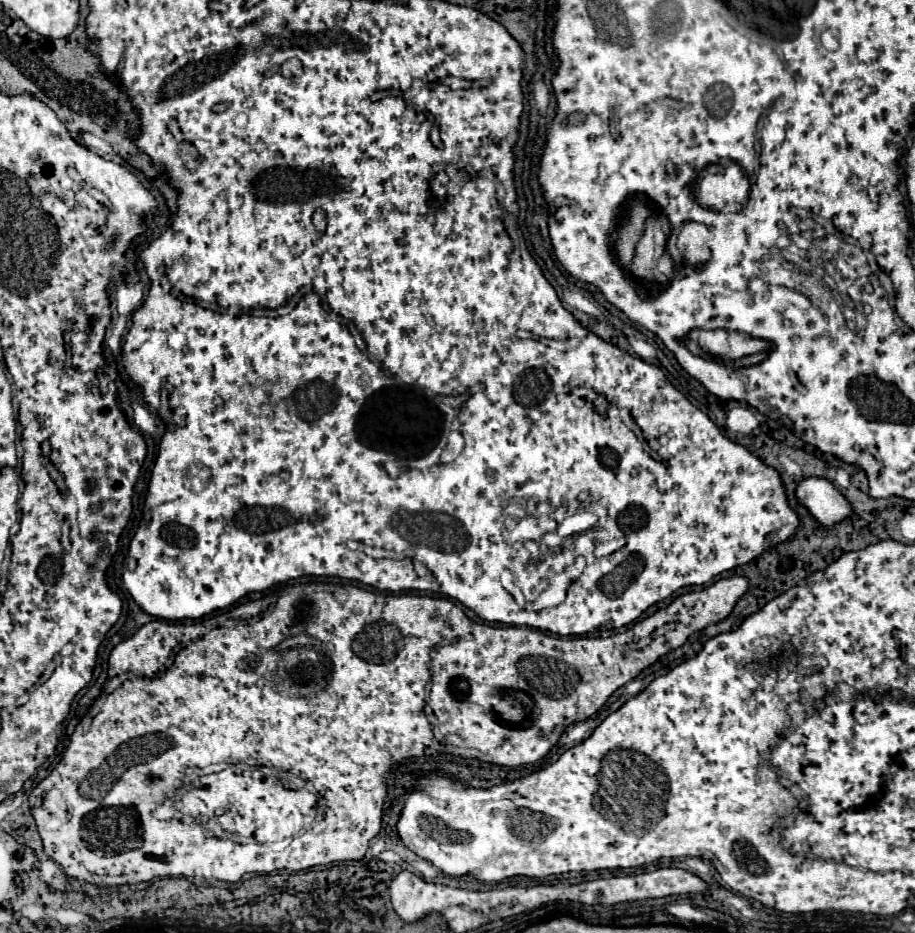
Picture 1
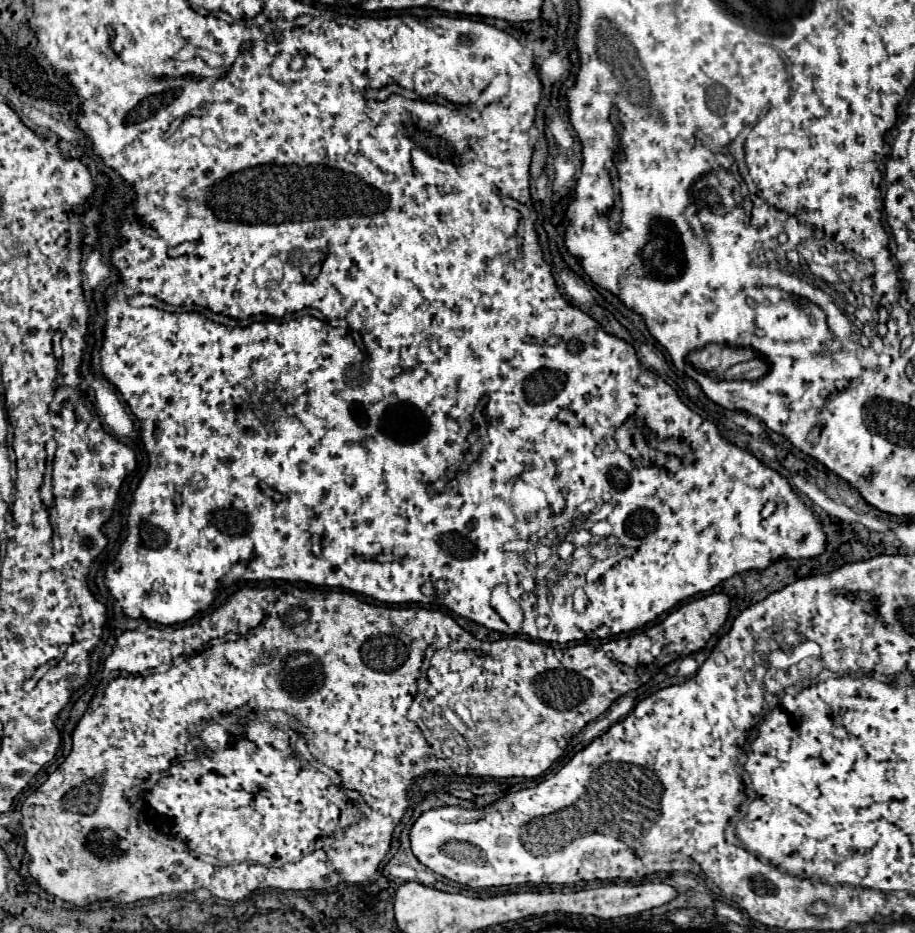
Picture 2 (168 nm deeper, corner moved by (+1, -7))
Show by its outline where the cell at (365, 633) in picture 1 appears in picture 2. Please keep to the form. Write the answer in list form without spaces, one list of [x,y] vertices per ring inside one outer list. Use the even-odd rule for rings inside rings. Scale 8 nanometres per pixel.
[[[243,587],[243,589],[239,589],[235,595],[231,595],[225,605],[221,605],[219,609],[215,609],[213,613],[205,615],[201,621],[195,621],[195,623],[191,623],[191,625],[181,625],[181,627],[147,627],[145,631],[125,631],[123,635],[117,637],[117,643],[115,643],[113,653],[105,659],[103,679],[101,679],[101,683],[97,685],[97,691],[95,691],[95,695],[93,695],[93,699],[91,699],[91,703],[89,703],[89,709],[85,711],[83,719],[77,723],[77,727],[75,727],[75,731],[73,731],[73,749],[71,749],[69,757],[63,761],[61,767],[57,767],[57,769],[49,775],[49,779],[47,779],[37,791],[33,791],[33,793],[25,799],[25,803],[23,803],[23,807],[21,807],[21,813],[23,813],[23,829],[25,829],[25,839],[27,839],[27,841],[25,841],[25,849],[27,849],[27,853],[31,855],[29,871],[31,871],[31,875],[37,879],[37,883],[39,883],[49,895],[55,895],[55,897],[59,897],[59,899],[63,899],[63,901],[69,901],[69,903],[73,903],[73,905],[89,905],[89,903],[95,901],[95,897],[97,897],[97,899],[111,899],[111,901],[115,901],[115,903],[135,903],[137,899],[149,899],[149,897],[159,897],[159,895],[167,895],[167,893],[181,893],[181,891],[195,891],[195,889],[199,889],[199,887],[211,889],[213,895],[217,895],[217,897],[221,897],[221,899],[241,901],[241,899],[245,899],[249,893],[253,893],[255,889],[265,889],[265,887],[271,887],[271,889],[301,889],[301,891],[305,891],[305,889],[325,889],[325,887],[329,887],[329,885],[337,885],[339,881],[363,883],[365,879],[369,879],[369,877],[377,871],[381,859],[383,859],[385,853],[389,851],[391,833],[393,833],[393,829],[397,827],[399,819],[403,817],[403,813],[405,813],[405,809],[407,809],[407,789],[409,789],[409,785],[413,783],[413,779],[417,779],[419,775],[425,775],[425,773],[429,772],[461,776],[469,773],[469,775],[479,775],[479,777],[539,777],[539,775],[541,775],[545,769],[549,769],[549,765],[565,751],[565,747],[567,747],[567,743],[569,743],[569,739],[571,739],[573,735],[577,735],[589,721],[597,719],[619,695],[625,695],[625,693],[629,693],[629,691],[641,687],[641,685],[645,683],[645,677],[647,677],[647,681],[649,681],[649,677],[653,677],[653,675],[659,671],[659,667],[657,667],[657,657],[659,657],[659,653],[661,653],[661,667],[663,667],[663,665],[667,665],[667,663],[671,663],[671,661],[675,661],[675,659],[681,659],[681,657],[685,657],[685,655],[691,655],[691,653],[699,651],[699,649],[709,641],[709,637],[711,637],[713,633],[717,633],[717,631],[723,627],[723,623],[727,621],[729,603],[731,603],[731,601],[729,601],[729,597],[727,597],[725,593],[711,593],[711,595],[705,595],[705,597],[701,597],[701,599],[693,599],[693,601],[689,601],[689,603],[677,607],[673,613],[667,615],[665,621],[661,621],[661,623],[657,623],[657,625],[653,625],[653,627],[647,627],[643,633],[637,633],[637,635],[631,635],[631,637],[625,637],[625,639],[613,639],[613,641],[609,641],[609,643],[605,643],[605,645],[599,645],[599,647],[591,647],[591,645],[579,643],[579,645],[573,645],[573,647],[567,647],[567,649],[555,649],[555,647],[551,647],[551,645],[545,645],[545,643],[539,643],[539,641],[527,641],[527,639],[519,639],[519,637],[507,637],[507,639],[499,639],[499,641],[493,641],[493,643],[489,643],[489,641],[479,641],[479,639],[475,639],[471,633],[467,633],[465,629],[461,629],[461,627],[459,627],[447,613],[443,613],[443,611],[433,611],[433,609],[423,609],[423,607],[375,607],[375,605],[369,605],[369,603],[357,599],[355,595],[351,595],[351,593],[347,593],[347,591],[311,591],[309,595],[305,595],[303,591],[299,591],[299,589],[295,589],[295,587],[293,587],[293,589],[279,589],[279,587],[251,589],[251,587]],[[251,635],[253,635],[253,637],[251,637]],[[221,637],[233,637],[233,641],[221,641]],[[243,637],[247,637],[249,643],[243,643]],[[391,639],[393,639],[393,641],[391,641]],[[213,641],[217,641],[217,645],[213,645]],[[179,653],[193,653],[193,657],[177,657],[177,661],[173,661],[173,655],[179,655]],[[289,665],[299,665],[299,667],[291,669],[291,673],[289,673]],[[429,685],[431,685],[431,687],[429,687]],[[427,689],[429,689],[429,693],[435,693],[435,695],[431,695],[431,697],[441,697],[441,703],[445,703],[445,711],[435,709],[433,713],[429,713],[429,711],[425,709]],[[437,693],[439,693],[439,695],[437,695]],[[241,707],[247,709],[247,713],[241,715],[241,721],[249,721],[251,715],[261,717],[261,715],[269,713],[271,709],[285,711],[285,713],[291,717],[291,721],[293,721],[293,729],[297,729],[297,733],[303,733],[303,737],[307,739],[307,747],[309,747],[311,757],[313,757],[317,763],[321,763],[321,765],[333,769],[333,771],[339,775],[339,781],[341,781],[339,785],[341,785],[341,787],[333,785],[321,771],[315,769],[315,765],[313,765],[311,761],[301,759],[301,757],[295,755],[295,751],[293,751],[293,741],[297,739],[297,733],[295,733],[293,729],[271,729],[269,725],[265,725],[265,723],[259,721],[259,719],[251,721],[247,727],[241,727],[241,735],[233,735],[233,733],[225,731],[221,725],[209,723],[209,725],[207,725],[207,745],[199,749],[199,755],[197,755],[195,759],[191,759],[189,763],[187,763],[187,761],[185,761],[185,763],[173,763],[173,757],[181,757],[181,753],[187,753],[187,747],[189,747],[189,745],[193,745],[193,749],[197,749],[197,747],[195,747],[195,739],[197,739],[197,729],[199,729],[201,725],[205,725],[205,723],[211,721],[211,719],[223,717],[223,715],[227,715],[227,713],[231,713],[231,711],[237,711],[237,709],[241,709]],[[407,711],[409,711],[409,719],[407,719]],[[415,723],[417,725],[415,725]],[[433,723],[439,723],[439,727],[433,729]],[[469,723],[470,725],[466,725]],[[470,726],[472,726],[472,729],[468,729]],[[421,733],[423,735],[421,735]],[[423,736],[426,741],[423,739]],[[467,737],[469,737],[469,739],[467,739]],[[169,765],[171,765],[171,769],[169,769]],[[167,769],[169,769],[169,771],[167,771]],[[77,771],[79,771],[79,773],[77,773]],[[163,771],[167,771],[169,777],[163,777],[163,775],[161,775],[161,779],[155,783],[156,786],[153,787],[148,799],[145,799],[145,797],[139,799],[139,793],[137,793],[137,797],[135,797],[135,799],[137,799],[137,811],[139,811],[139,817],[141,817],[141,821],[143,821],[140,822],[141,825],[139,825],[139,823],[129,815],[131,803],[129,803],[129,799],[125,797],[125,791],[131,789],[131,787],[135,787],[135,785],[139,785],[139,783],[145,781],[145,779],[149,779],[151,773],[163,773]],[[77,775],[79,775],[79,777],[77,777]],[[149,806],[151,809],[149,809]],[[369,807],[371,807],[371,809]],[[370,812],[371,815],[369,815]],[[364,817],[365,821],[359,821]],[[355,821],[357,821],[357,825],[351,825],[351,823],[355,823]],[[347,825],[349,825],[349,829],[345,829]],[[169,837],[181,843],[183,841],[186,846],[185,850],[189,851],[189,853],[175,851],[169,844]],[[155,840],[159,840],[161,843]],[[81,841],[83,841],[83,843],[81,843]],[[313,849],[315,849],[315,851],[313,851]],[[311,851],[313,851],[313,853],[311,853]],[[191,853],[193,853],[193,855],[191,855]],[[307,853],[309,853],[309,857],[303,857],[303,855],[307,855]],[[301,857],[303,857],[303,859],[301,859]],[[197,858],[201,861],[197,861]],[[299,859],[301,859],[301,861],[299,861]],[[243,861],[249,863],[249,865],[233,865],[233,863],[243,863]],[[205,863],[209,865],[205,865]],[[253,863],[259,863],[259,865],[253,865]],[[285,863],[297,863],[297,865],[285,865]],[[221,865],[225,865],[225,867],[221,867]],[[281,865],[283,865],[283,867],[281,867]],[[367,865],[369,865],[369,867],[367,867]],[[217,867],[221,867],[221,869],[217,869]],[[265,867],[281,867],[281,869],[265,869]],[[341,869],[343,869],[343,871],[341,871]]]

